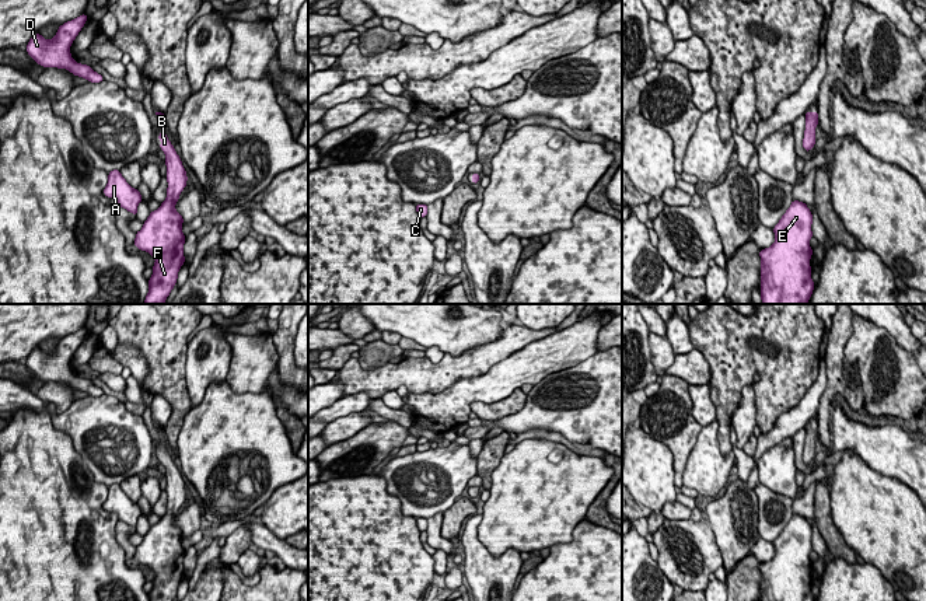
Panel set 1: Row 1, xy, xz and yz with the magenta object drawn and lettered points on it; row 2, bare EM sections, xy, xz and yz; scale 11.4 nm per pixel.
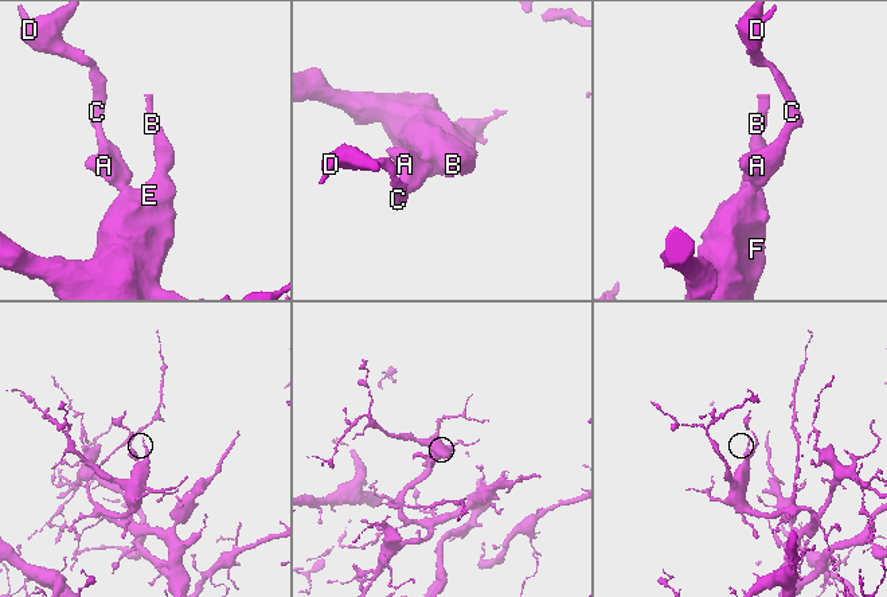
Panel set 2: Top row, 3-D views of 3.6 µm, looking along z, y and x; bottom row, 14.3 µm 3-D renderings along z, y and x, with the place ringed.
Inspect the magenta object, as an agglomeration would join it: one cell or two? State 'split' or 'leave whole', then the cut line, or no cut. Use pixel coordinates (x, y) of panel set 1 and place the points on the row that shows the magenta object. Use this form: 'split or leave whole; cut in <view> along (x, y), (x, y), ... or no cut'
leave whole; no cut

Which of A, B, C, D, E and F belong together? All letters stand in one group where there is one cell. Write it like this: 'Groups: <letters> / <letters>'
Groups: A B C D E F

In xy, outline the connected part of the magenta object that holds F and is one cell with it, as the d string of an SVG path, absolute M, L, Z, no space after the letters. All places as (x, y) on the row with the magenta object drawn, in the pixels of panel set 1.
M160 132L158 140L161 144L158 147L165 153L167 165L167 199L157 210L150 212L143 228L136 233L133 242L139 249L148 252L156 259L144 304L164 304L177 283L181 266L185 263L184 219L175 210L175 203L186 186L188 177L165 132Z

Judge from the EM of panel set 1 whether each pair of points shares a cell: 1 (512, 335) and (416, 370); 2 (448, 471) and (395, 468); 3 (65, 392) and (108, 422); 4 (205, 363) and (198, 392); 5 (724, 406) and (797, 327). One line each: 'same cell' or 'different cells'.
1: same cell
2: same cell
3: different cells
4: same cell
5: same cell

